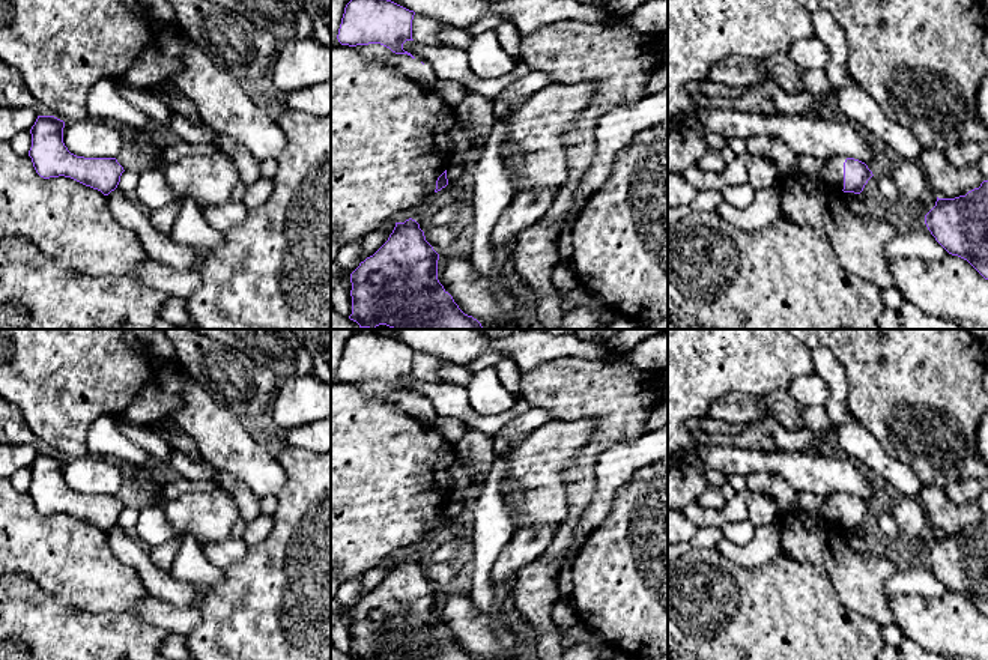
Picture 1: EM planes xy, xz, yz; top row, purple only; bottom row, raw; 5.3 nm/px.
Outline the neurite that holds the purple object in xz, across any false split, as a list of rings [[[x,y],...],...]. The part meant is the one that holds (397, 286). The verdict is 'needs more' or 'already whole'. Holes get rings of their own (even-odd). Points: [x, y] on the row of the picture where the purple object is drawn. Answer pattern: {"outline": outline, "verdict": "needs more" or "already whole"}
{"outline": [[[409,218],[405,223],[396,223],[388,241],[350,274],[352,314],[349,319],[356,322],[359,328],[368,329],[379,325],[392,329],[483,329],[477,319],[459,308],[453,296],[439,283],[438,260],[439,254],[426,241],[424,232],[415,219]]], "verdict": "already whole"}

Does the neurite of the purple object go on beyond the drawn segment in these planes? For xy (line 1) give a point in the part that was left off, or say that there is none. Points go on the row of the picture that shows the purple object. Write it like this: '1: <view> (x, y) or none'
1: none

